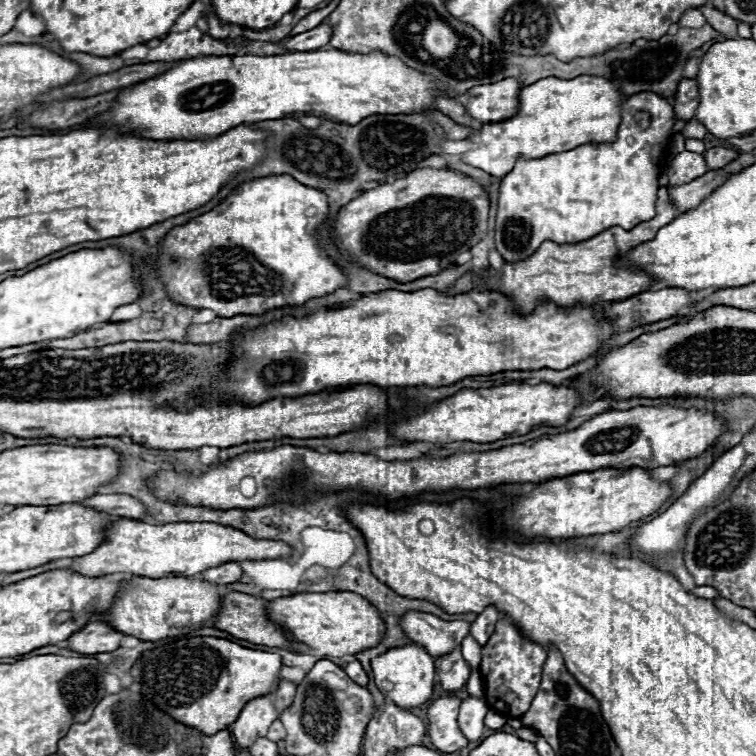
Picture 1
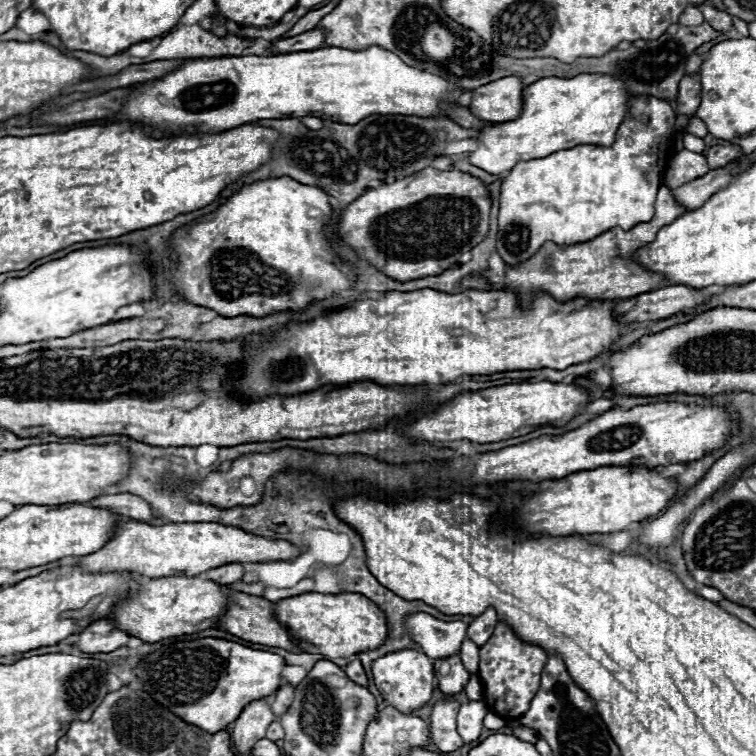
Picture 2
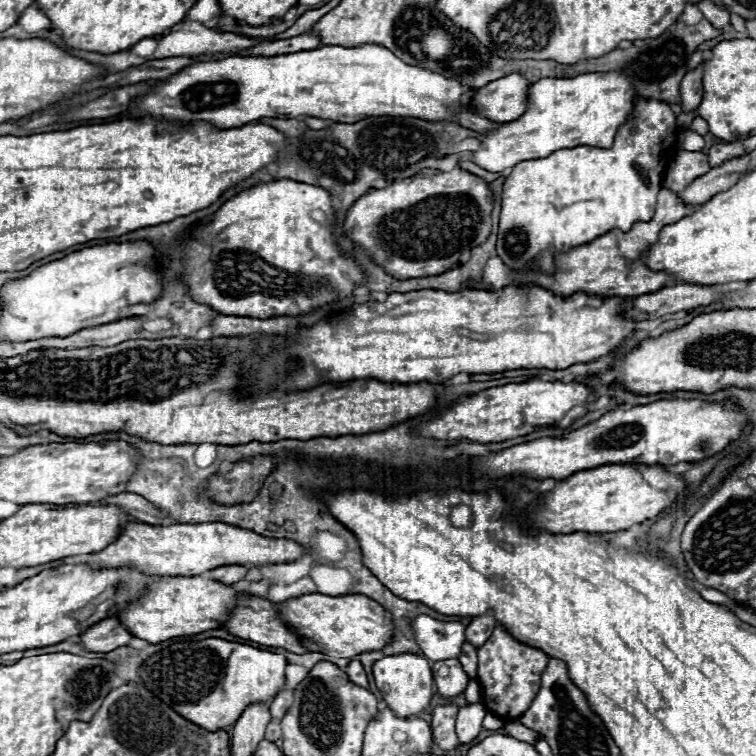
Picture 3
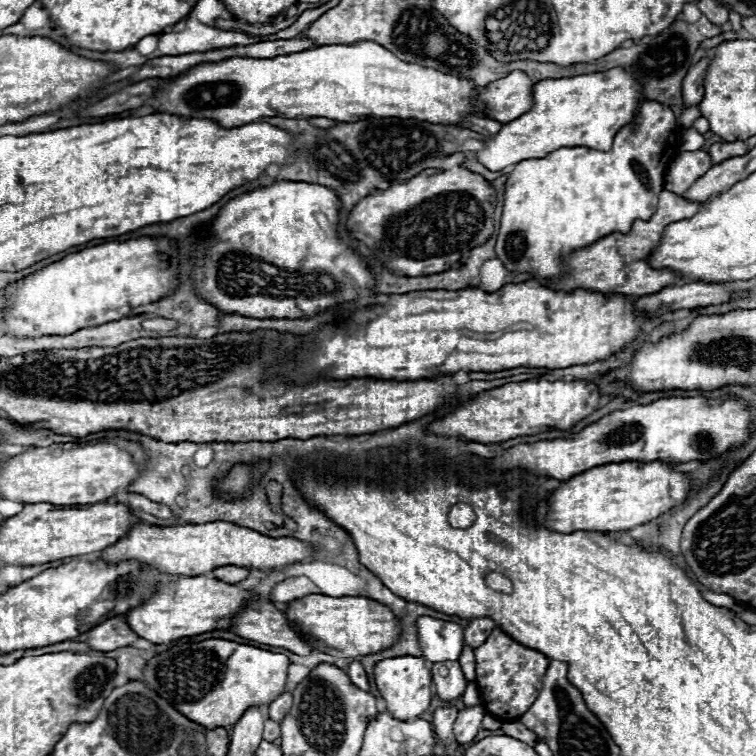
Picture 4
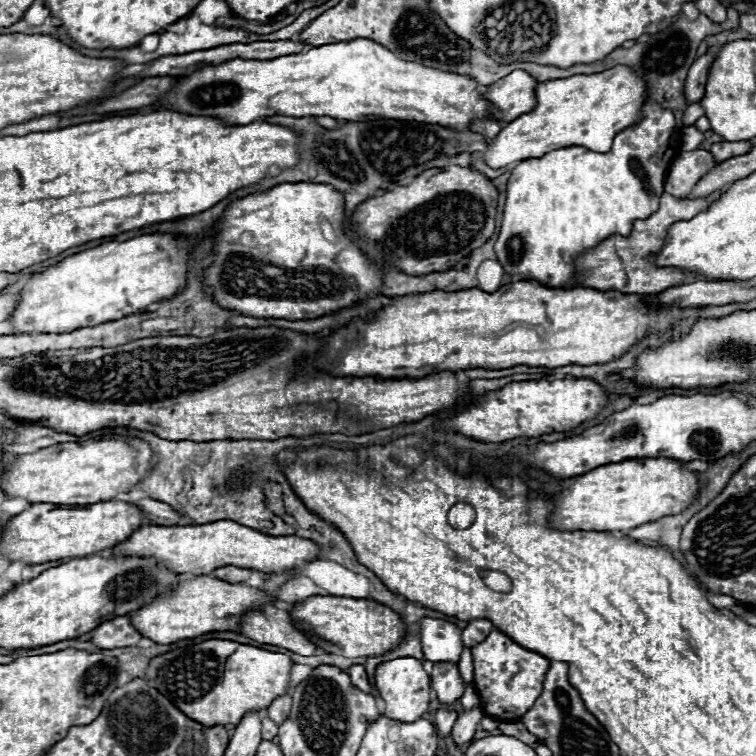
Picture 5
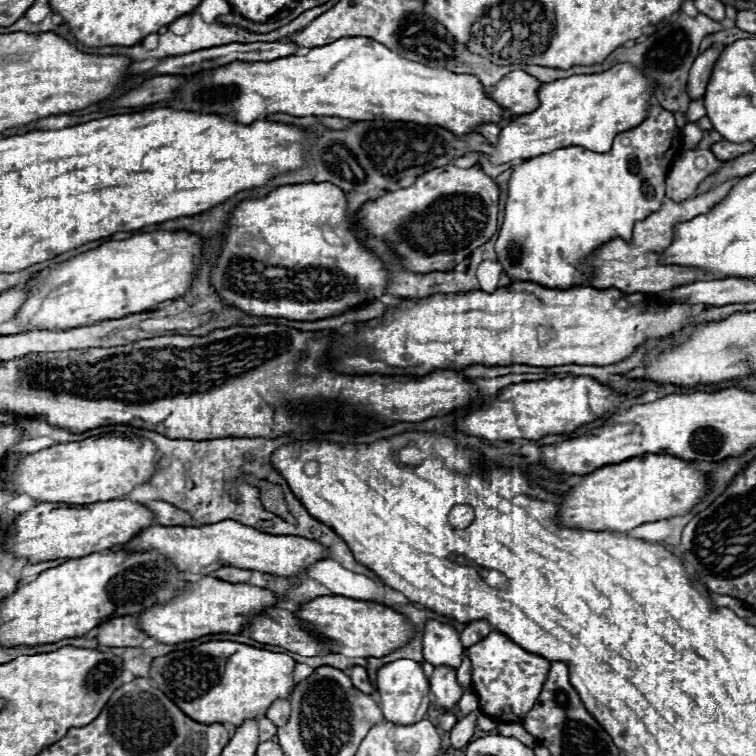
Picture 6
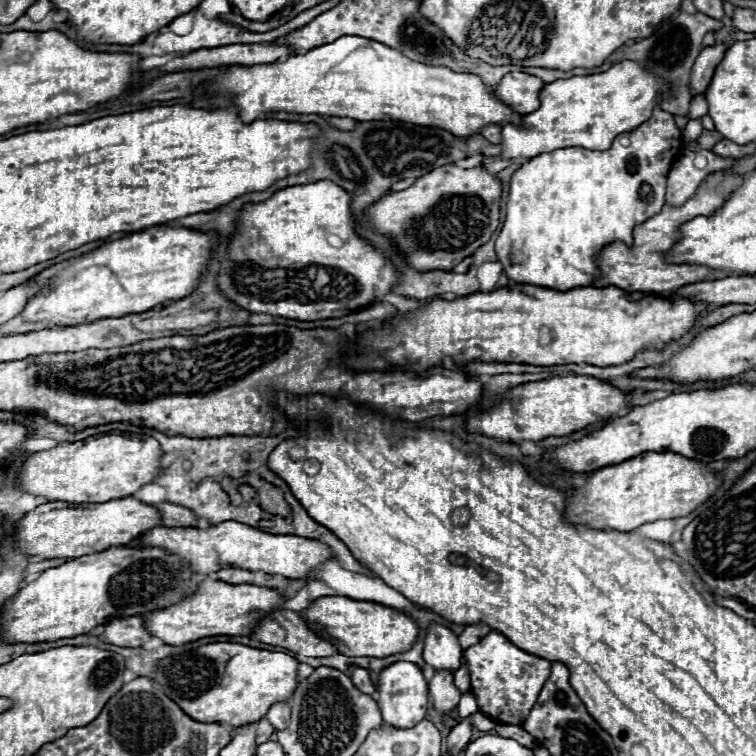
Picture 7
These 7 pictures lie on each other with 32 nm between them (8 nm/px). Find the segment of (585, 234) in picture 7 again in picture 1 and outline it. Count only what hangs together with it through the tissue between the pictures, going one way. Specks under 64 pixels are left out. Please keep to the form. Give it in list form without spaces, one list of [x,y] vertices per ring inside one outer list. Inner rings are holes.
[[[638,92],[638,96],[626,96],[620,104],[622,122],[618,128],[618,138],[610,144],[582,144],[570,152],[548,154],[544,158],[524,158],[520,156],[514,164],[514,170],[500,180],[498,190],[498,212],[496,212],[496,250],[504,260],[522,260],[544,240],[554,240],[558,244],[574,244],[578,240],[588,240],[598,232],[620,226],[634,228],[640,222],[650,220],[656,214],[656,192],[658,192],[658,174],[662,170],[662,150],[670,138],[674,126],[672,106],[654,96],[652,92]]]

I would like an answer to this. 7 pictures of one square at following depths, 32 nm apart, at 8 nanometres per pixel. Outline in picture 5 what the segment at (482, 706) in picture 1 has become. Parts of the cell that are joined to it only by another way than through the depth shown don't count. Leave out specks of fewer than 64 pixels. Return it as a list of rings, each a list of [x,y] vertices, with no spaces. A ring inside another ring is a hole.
[[[476,706],[476,708],[472,708],[472,710],[464,710],[464,712],[458,716],[458,720],[456,720],[454,728],[452,728],[452,738],[454,738],[454,742],[456,742],[458,746],[472,742],[472,738],[474,738],[474,734],[476,734],[482,718],[484,718],[482,706]]]

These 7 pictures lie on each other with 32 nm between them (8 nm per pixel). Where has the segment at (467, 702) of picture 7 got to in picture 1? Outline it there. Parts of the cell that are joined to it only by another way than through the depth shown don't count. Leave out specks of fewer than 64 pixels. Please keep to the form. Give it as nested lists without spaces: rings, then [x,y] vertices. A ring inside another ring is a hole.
[[[474,668],[474,670],[472,670],[466,688],[468,688],[468,694],[470,694],[470,696],[484,696],[484,680],[482,680],[480,668]]]

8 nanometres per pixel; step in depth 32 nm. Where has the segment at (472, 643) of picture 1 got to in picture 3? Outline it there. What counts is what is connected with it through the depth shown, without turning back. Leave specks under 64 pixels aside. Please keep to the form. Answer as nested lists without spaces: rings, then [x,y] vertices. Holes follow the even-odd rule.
[[[464,642],[464,646],[462,646],[462,654],[460,654],[460,662],[462,662],[466,674],[468,674],[470,678],[476,678],[476,666],[478,666],[476,646],[472,646],[470,642]]]

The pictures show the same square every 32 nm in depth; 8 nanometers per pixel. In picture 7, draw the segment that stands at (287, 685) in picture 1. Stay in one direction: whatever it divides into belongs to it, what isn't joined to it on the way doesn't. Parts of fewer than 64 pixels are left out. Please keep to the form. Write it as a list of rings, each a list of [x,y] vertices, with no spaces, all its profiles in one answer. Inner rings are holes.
[[[276,702],[270,706],[266,718],[270,720],[270,724],[276,728],[276,730],[282,730],[288,726],[290,722],[290,704],[288,702]]]

